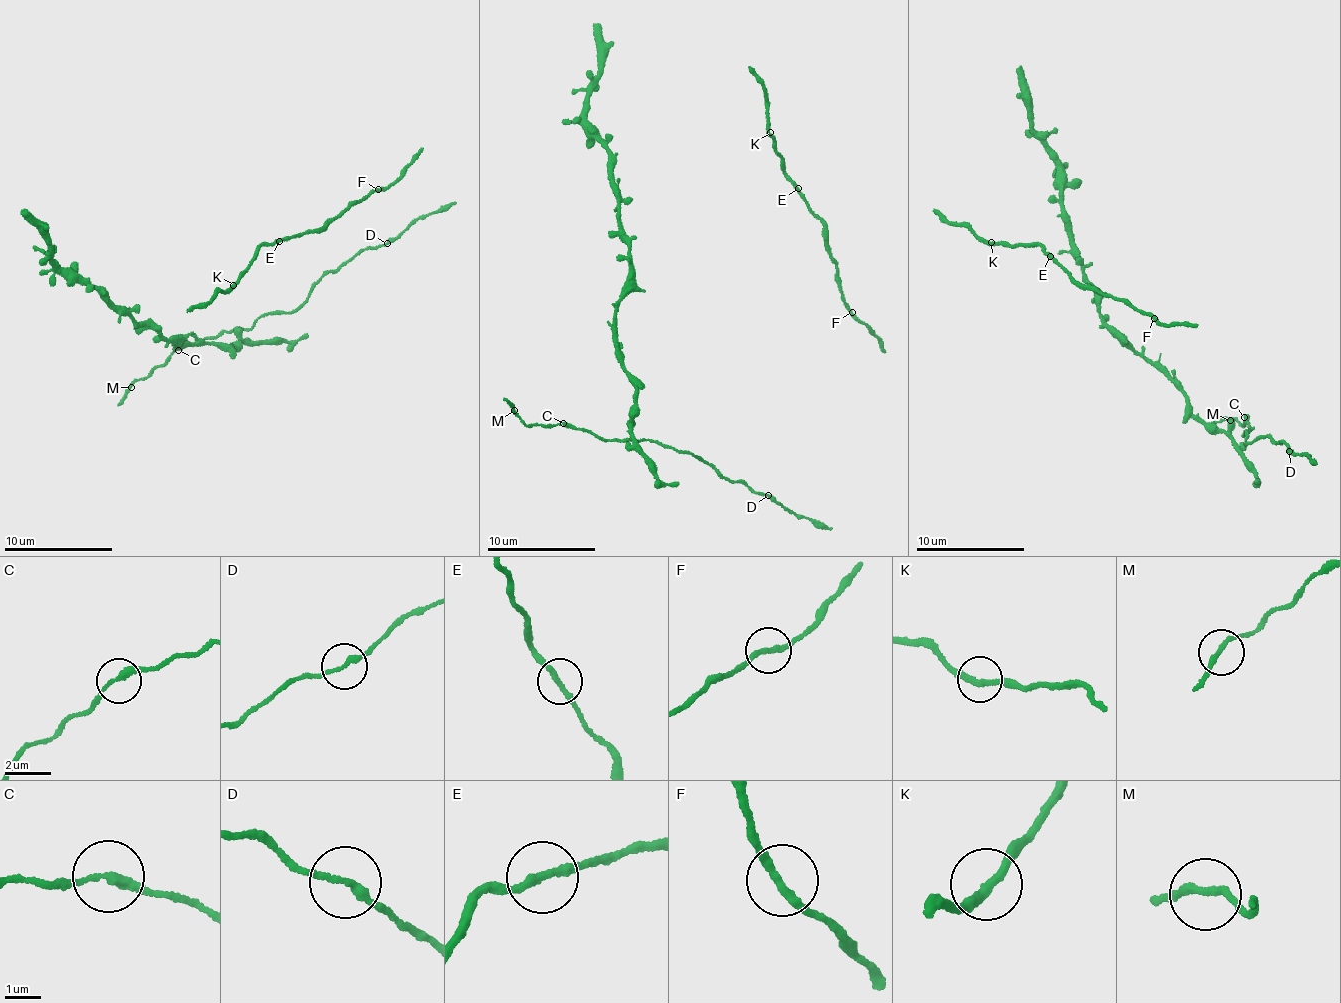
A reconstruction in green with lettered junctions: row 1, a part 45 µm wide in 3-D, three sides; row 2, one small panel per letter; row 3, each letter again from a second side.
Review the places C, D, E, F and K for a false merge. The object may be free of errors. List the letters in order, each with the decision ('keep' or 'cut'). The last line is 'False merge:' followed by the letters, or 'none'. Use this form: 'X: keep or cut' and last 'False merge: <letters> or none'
C: keep
D: keep
E: keep
F: keep
K: keep
False merge: none

